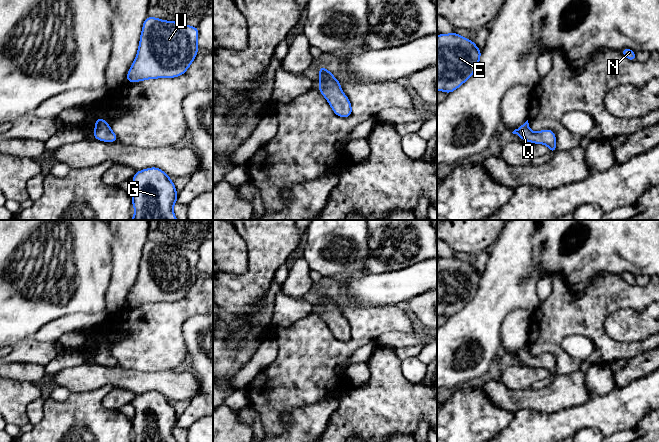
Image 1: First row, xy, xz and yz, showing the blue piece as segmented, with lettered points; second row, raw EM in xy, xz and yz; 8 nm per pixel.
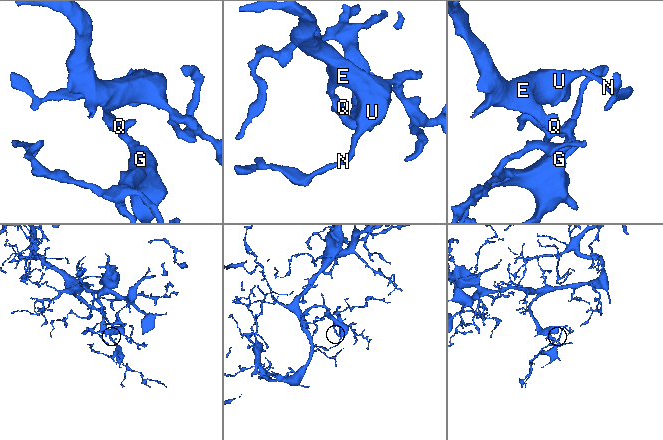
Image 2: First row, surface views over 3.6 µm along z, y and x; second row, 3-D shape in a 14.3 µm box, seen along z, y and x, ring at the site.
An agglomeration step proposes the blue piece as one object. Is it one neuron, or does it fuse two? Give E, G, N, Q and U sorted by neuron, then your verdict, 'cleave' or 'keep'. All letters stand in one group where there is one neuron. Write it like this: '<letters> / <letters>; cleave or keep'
E G N Q U; keep

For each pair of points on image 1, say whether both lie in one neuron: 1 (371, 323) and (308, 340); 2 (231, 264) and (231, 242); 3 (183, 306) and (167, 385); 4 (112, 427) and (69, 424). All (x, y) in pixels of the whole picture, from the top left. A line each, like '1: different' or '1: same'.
1: same
2: same
3: different
4: same

